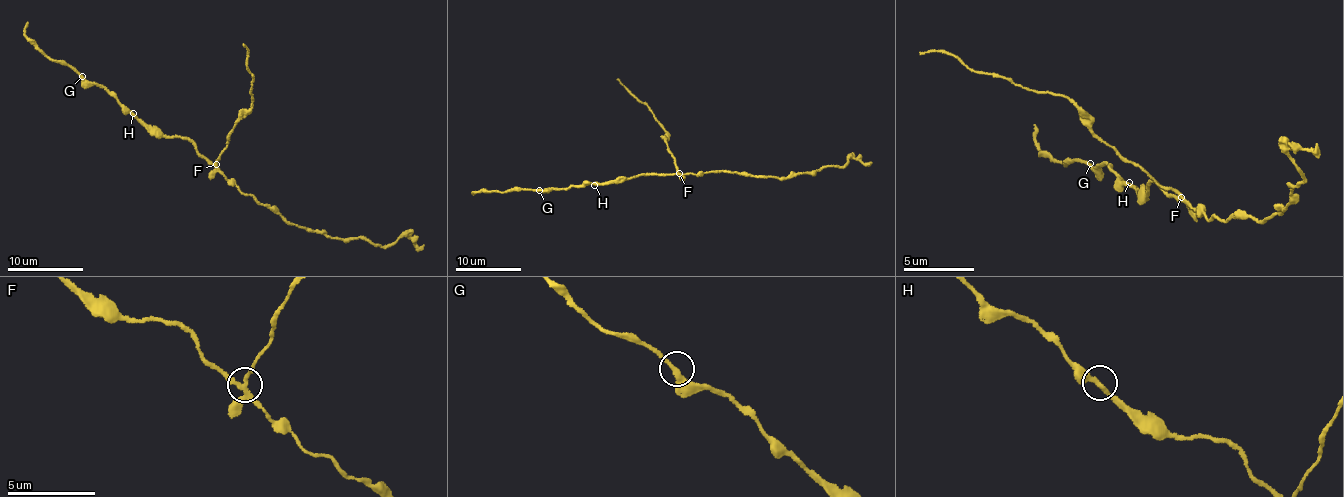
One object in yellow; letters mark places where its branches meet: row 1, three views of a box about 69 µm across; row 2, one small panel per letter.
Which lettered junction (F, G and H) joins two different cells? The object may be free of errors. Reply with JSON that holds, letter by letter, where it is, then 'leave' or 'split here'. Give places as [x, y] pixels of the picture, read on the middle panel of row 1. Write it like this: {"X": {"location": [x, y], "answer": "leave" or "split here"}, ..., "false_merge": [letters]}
{"F": {"location": [679, 173], "answer": "split here"}, "G": {"location": [539, 190], "answer": "leave"}, "H": {"location": [594, 185], "answer": "leave"}, "false_merge": ["F"]}

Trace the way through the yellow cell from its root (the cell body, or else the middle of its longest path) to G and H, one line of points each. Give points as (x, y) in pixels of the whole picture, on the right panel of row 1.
G: (1183, 196), (1177, 201), (1155, 181), (1138, 199), (1107, 164), (1095, 170), (1090, 163)
H: (1183, 196), (1177, 201), (1155, 181), (1145, 185), (1146, 193), (1138, 199), (1141, 196), (1129, 182)

